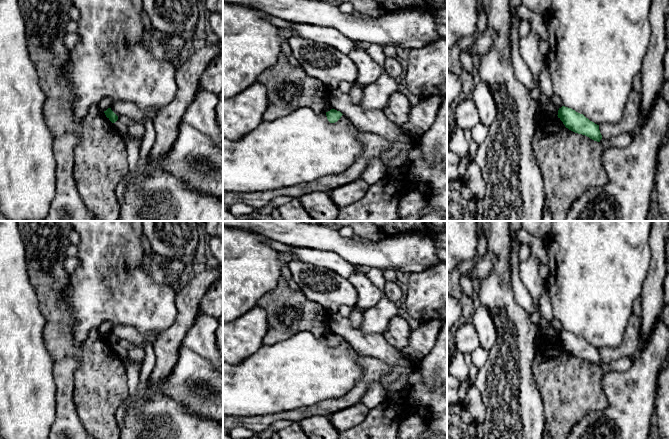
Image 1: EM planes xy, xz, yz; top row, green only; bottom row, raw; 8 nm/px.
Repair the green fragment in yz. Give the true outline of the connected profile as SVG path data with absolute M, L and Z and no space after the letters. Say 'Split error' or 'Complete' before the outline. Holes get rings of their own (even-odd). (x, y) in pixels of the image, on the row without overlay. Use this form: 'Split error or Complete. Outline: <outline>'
Complete. Outline: M562 330L559 332L557 340L569 354L585 359L597 366L600 366L602 363L599 349L590 345L583 338L580 338L571 332Z

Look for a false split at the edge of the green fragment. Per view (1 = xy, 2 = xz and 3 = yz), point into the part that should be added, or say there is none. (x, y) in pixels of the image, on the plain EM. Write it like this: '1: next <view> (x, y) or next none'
1: next none
2: next none
3: next none

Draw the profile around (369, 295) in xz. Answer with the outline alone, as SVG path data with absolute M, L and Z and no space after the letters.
M363 268L352 274L348 280L352 283L358 294L356 306L366 310L378 304L382 298L382 292L366 276Z

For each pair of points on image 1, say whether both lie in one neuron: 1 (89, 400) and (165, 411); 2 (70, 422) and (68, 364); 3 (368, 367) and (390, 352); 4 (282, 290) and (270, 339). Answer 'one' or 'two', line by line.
1: two
2: one
3: two
4: one

